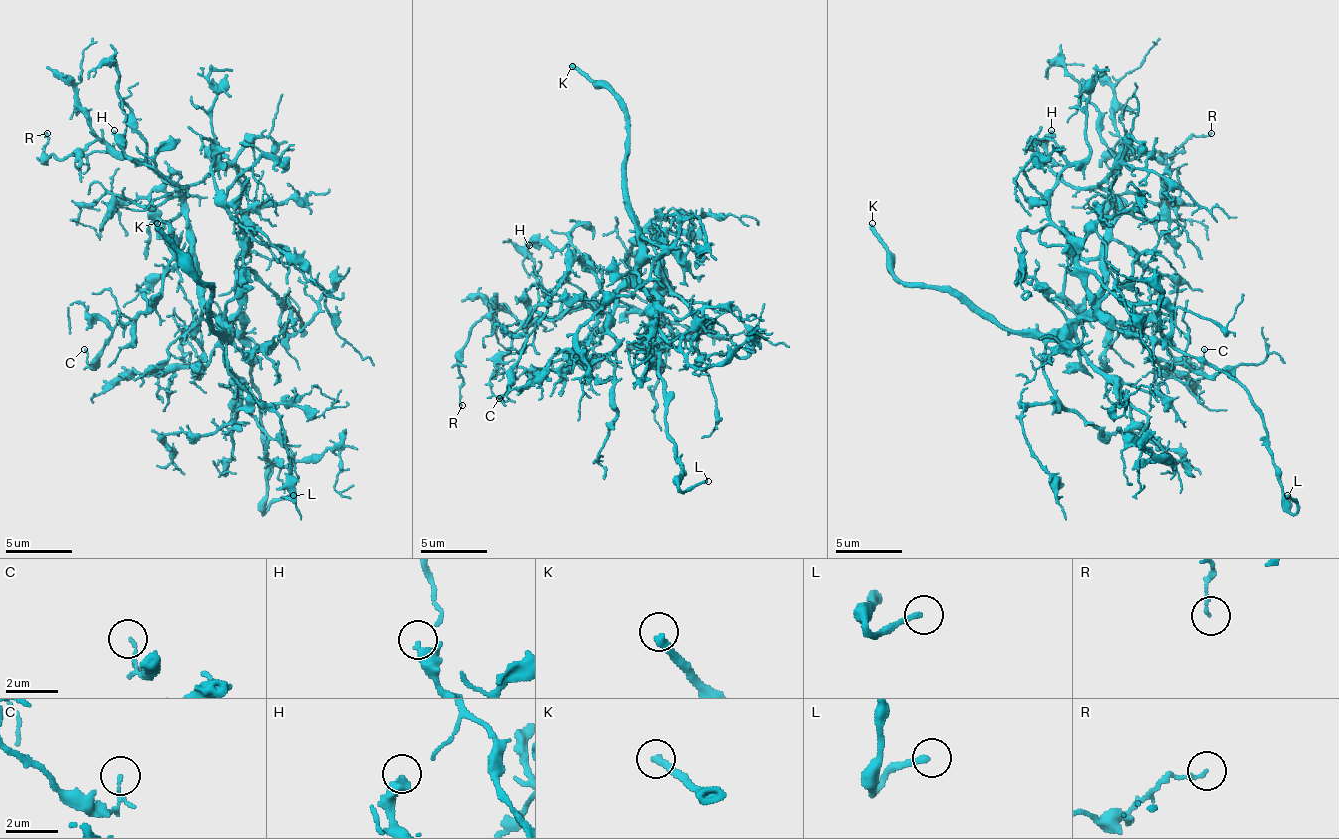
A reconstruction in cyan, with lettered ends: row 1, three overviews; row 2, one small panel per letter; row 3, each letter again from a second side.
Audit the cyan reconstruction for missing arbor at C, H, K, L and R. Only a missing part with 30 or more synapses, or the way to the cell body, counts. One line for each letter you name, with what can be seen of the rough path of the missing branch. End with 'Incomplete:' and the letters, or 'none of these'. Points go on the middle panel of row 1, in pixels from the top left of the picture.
Incomplete: K, L

